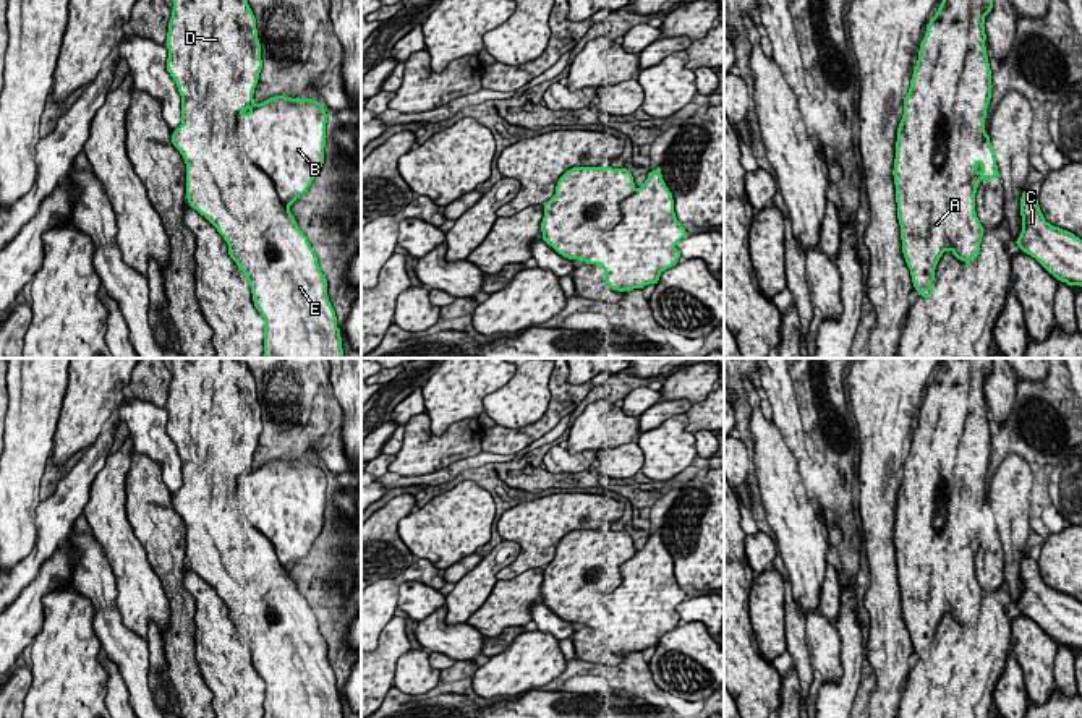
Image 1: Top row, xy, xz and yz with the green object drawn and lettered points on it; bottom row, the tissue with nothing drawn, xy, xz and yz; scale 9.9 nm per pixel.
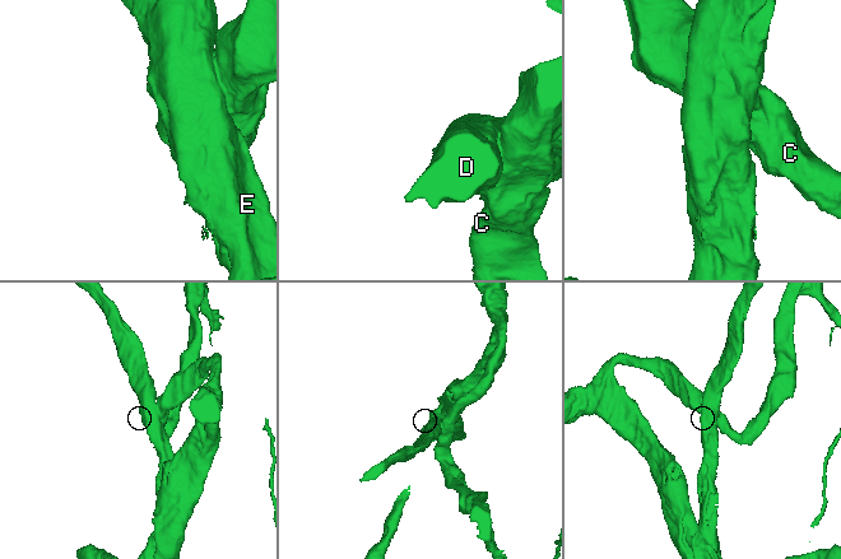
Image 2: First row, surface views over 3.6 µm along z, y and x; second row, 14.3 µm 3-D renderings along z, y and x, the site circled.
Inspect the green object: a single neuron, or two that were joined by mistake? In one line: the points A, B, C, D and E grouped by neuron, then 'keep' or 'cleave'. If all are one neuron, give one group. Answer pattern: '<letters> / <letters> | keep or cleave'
A D E / B C | cleave

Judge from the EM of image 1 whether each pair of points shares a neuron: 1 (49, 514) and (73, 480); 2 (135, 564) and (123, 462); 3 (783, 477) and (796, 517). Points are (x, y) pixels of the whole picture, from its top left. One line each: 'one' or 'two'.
1: one
2: one
3: one

